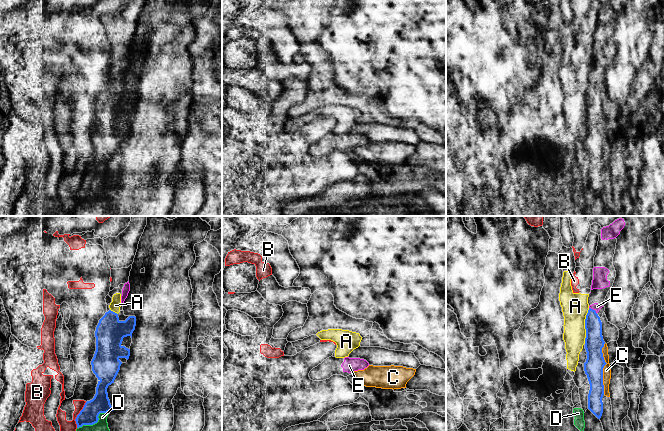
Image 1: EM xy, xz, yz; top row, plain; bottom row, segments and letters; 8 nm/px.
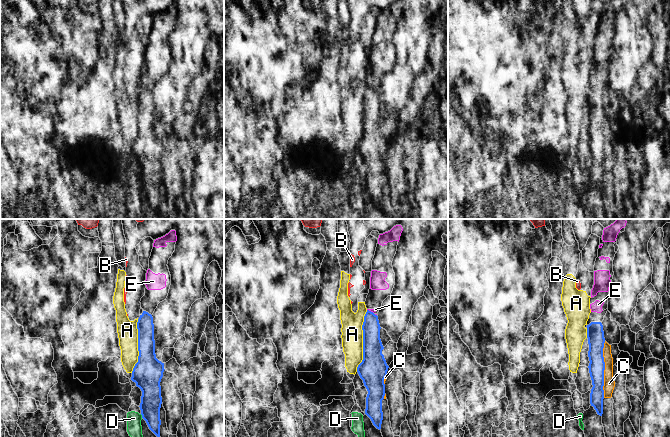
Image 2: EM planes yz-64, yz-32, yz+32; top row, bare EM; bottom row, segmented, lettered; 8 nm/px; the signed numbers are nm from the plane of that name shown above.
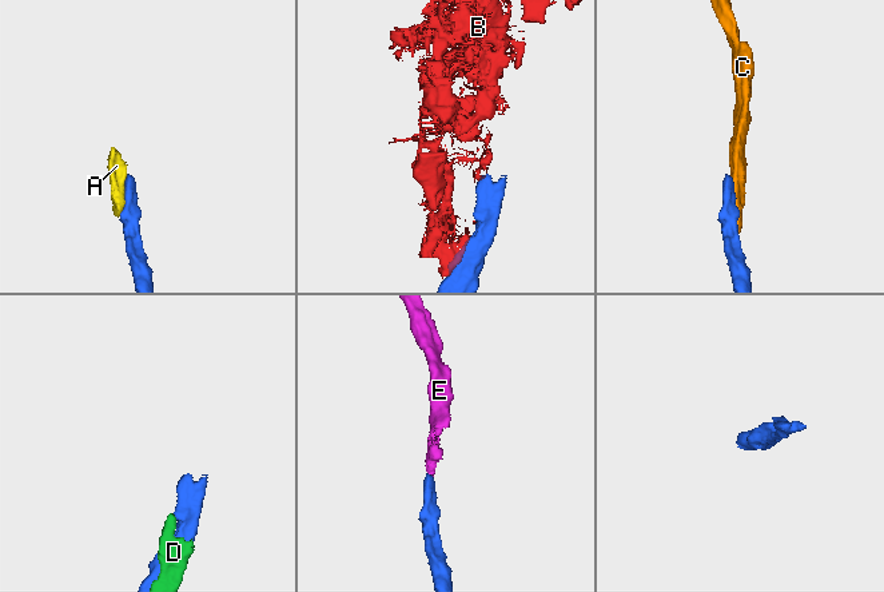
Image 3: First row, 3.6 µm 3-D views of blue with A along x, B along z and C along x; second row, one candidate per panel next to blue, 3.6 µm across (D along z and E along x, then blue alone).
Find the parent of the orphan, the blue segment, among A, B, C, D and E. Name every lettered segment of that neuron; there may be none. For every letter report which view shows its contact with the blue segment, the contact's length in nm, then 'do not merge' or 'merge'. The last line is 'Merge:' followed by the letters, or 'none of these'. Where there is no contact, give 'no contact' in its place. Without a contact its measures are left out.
A: meets blue in yz; contact 300 nm long; do not merge
B: meets blue in xy; contact 220 nm long; do not merge
C: meets blue in yz; contact 420 nm long; do not merge
D: meets blue in xy; contact 280 nm long; do not merge
E: meets blue in yz; contact 80 nm long; merge
Merge: E

